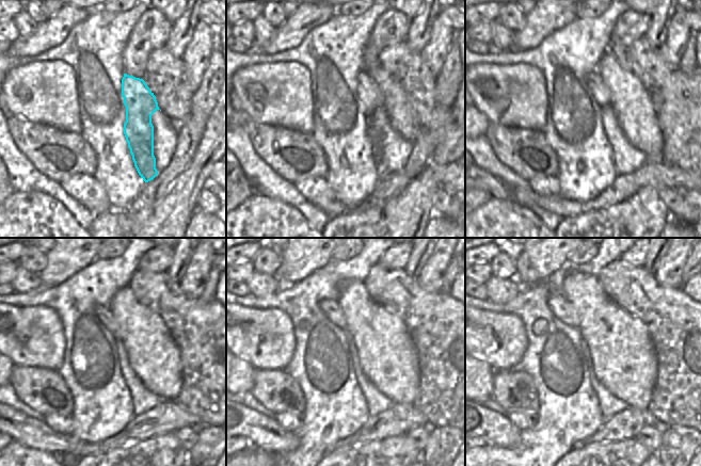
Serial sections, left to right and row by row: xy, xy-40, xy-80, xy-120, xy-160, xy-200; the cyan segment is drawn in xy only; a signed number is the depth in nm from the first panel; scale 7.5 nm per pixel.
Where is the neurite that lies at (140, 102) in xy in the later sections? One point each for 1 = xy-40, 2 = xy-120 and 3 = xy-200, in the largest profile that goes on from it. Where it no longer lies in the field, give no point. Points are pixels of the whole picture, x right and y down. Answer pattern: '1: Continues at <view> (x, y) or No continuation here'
1: Continues at xy-40 (369, 94)
2: Continues at xy-120 (104, 314)
3: Continues at xy-200 (561, 308)

